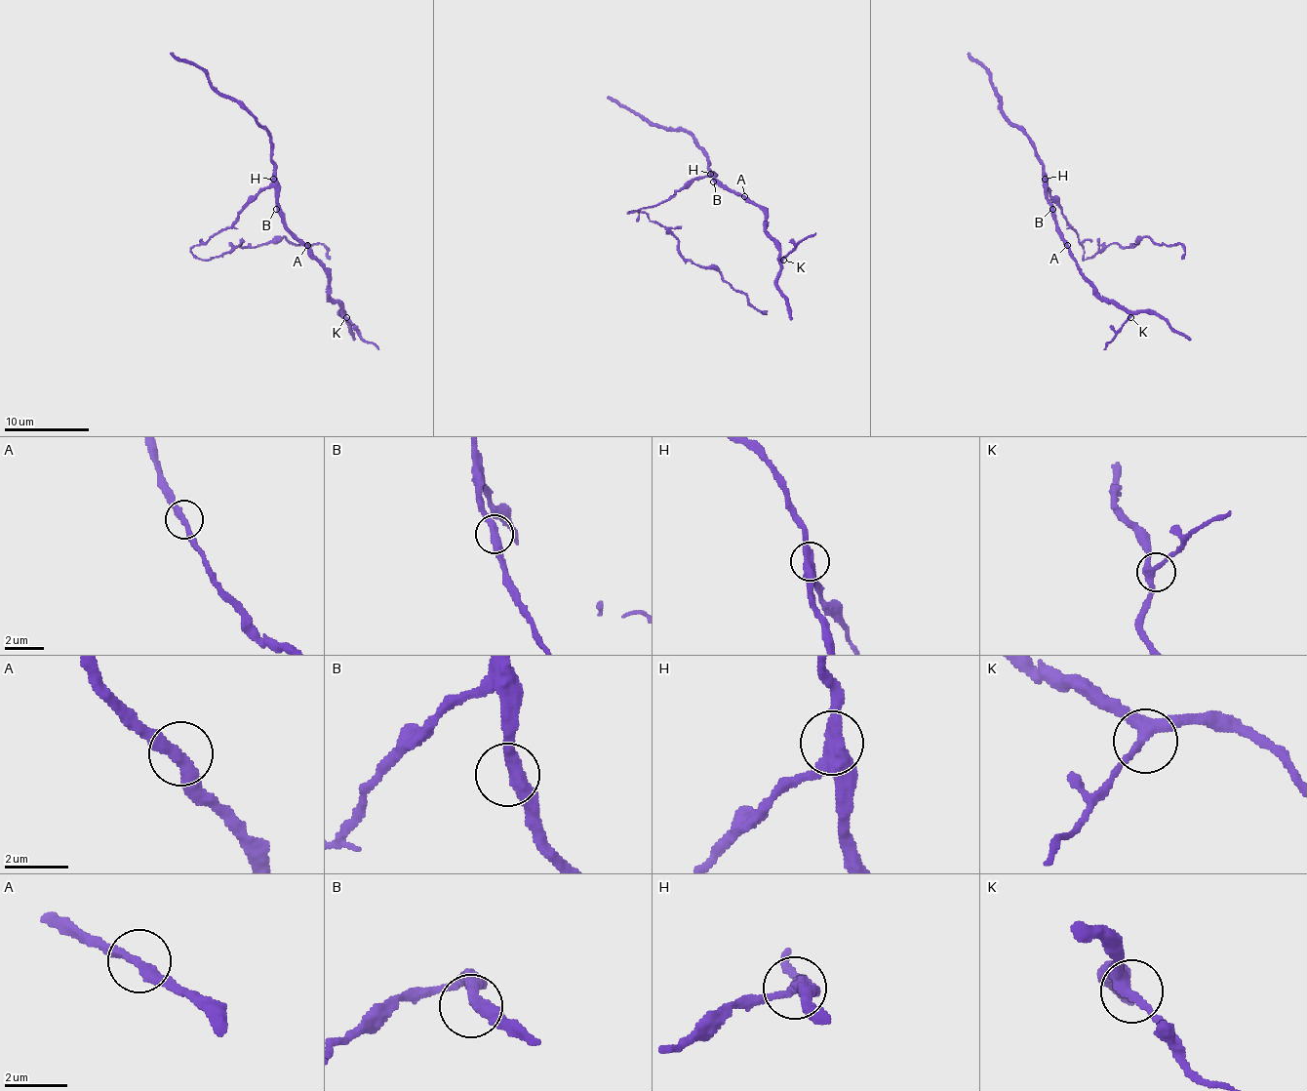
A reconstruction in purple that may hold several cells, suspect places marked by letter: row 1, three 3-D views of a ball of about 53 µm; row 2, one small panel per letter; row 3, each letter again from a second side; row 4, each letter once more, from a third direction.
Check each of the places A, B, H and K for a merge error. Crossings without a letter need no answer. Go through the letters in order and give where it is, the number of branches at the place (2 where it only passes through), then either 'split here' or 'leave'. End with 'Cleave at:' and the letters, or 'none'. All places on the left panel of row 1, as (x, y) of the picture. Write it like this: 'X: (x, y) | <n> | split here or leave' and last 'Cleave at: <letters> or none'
A: (307, 245) | 2 | leave
B: (276, 209) | 2 | leave
H: (273, 179) | 3 | split here
K: (346, 317) | 3 | leave
Cleave at: H

